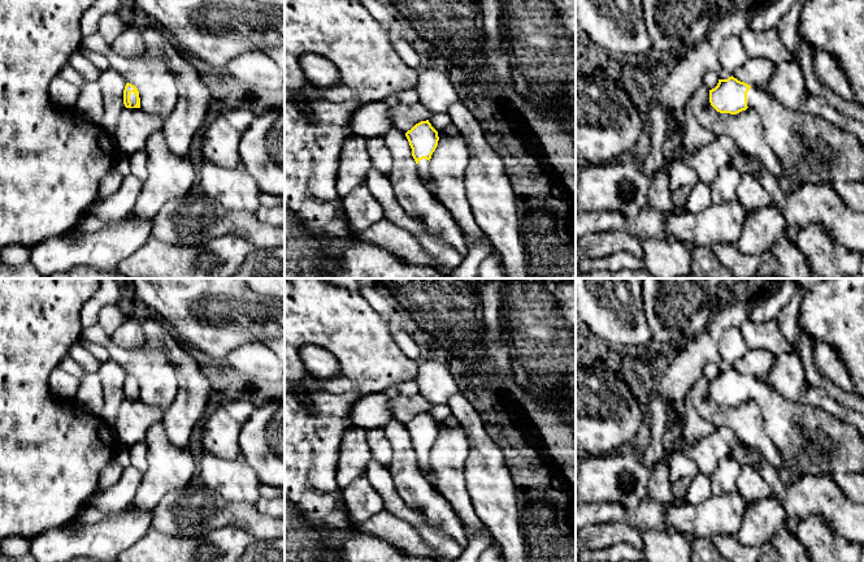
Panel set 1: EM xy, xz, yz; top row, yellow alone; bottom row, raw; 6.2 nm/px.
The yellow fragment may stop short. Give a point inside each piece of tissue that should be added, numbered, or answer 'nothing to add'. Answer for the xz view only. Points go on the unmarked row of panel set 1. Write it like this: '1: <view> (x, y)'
1: xz (422, 458)

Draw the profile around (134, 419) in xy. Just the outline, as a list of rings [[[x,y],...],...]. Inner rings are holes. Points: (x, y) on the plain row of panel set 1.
[[[123,399],[118,418],[112,425],[118,445],[130,448],[144,441],[149,427],[159,424],[164,411],[144,405],[140,399]]]

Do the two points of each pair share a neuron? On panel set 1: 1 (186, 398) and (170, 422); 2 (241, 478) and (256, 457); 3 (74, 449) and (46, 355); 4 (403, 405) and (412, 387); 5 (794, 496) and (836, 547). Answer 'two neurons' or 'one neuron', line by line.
1: one neuron
2: two neurons
3: one neuron
4: two neurons
5: two neurons

